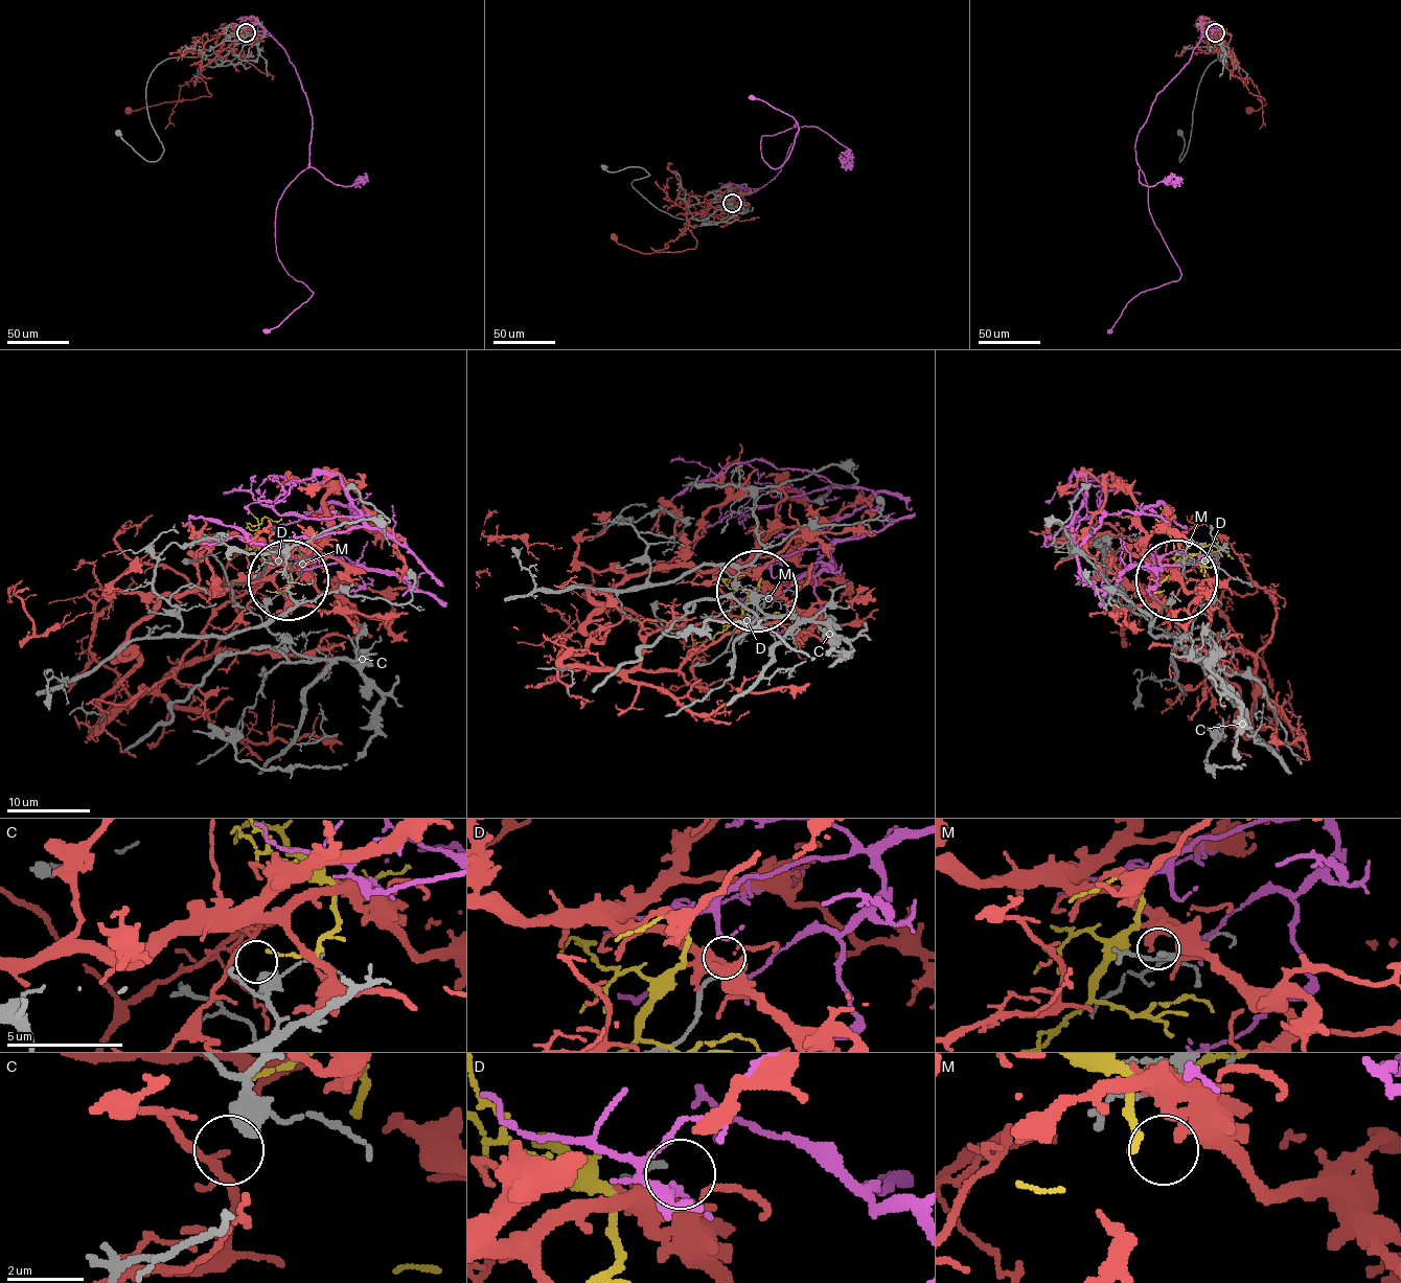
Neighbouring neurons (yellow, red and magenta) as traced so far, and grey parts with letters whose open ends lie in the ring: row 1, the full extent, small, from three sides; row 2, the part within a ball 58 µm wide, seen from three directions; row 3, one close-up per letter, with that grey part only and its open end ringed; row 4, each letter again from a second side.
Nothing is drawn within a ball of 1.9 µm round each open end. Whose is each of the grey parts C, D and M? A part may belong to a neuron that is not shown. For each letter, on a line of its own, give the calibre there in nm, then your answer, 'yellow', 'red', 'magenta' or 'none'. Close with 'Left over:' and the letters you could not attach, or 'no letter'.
C: calibre 480 nm; none
D: calibre 150 nm; magenta
M: calibre 180 nm; none
Left over: C, M

